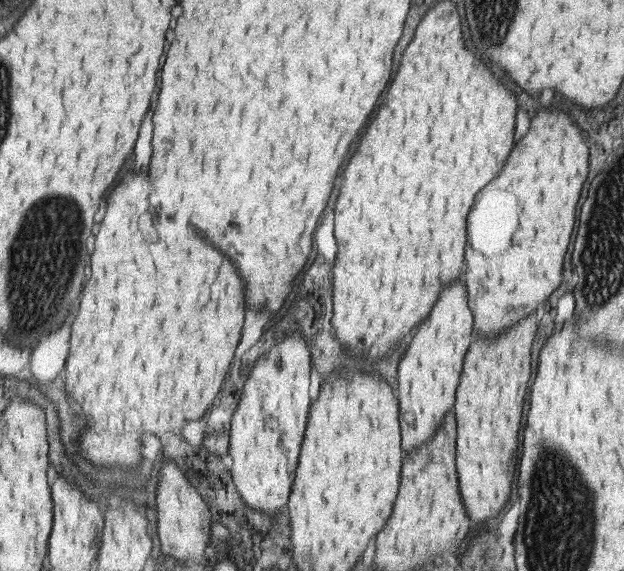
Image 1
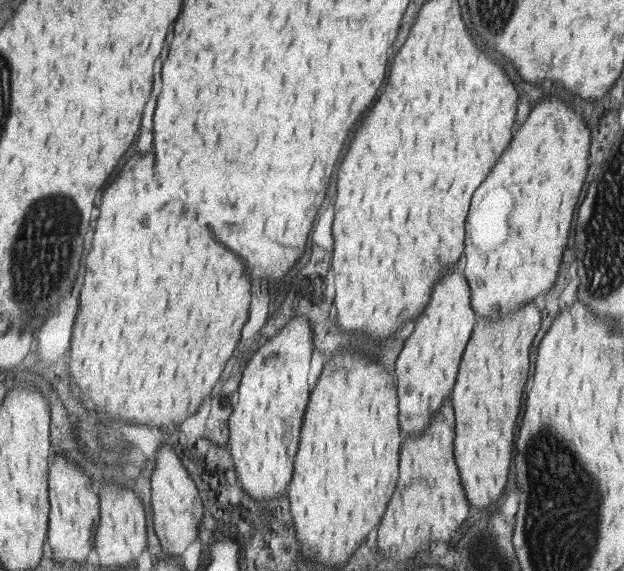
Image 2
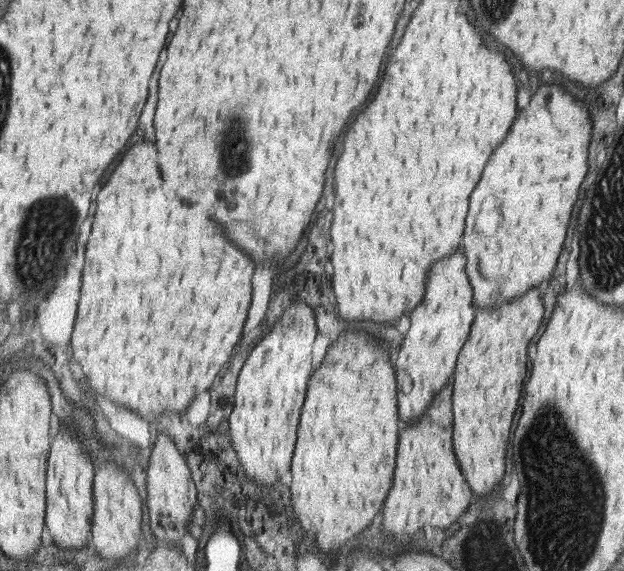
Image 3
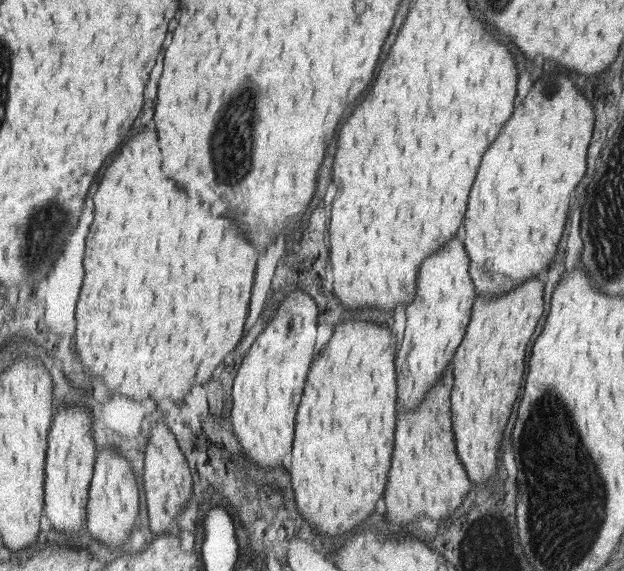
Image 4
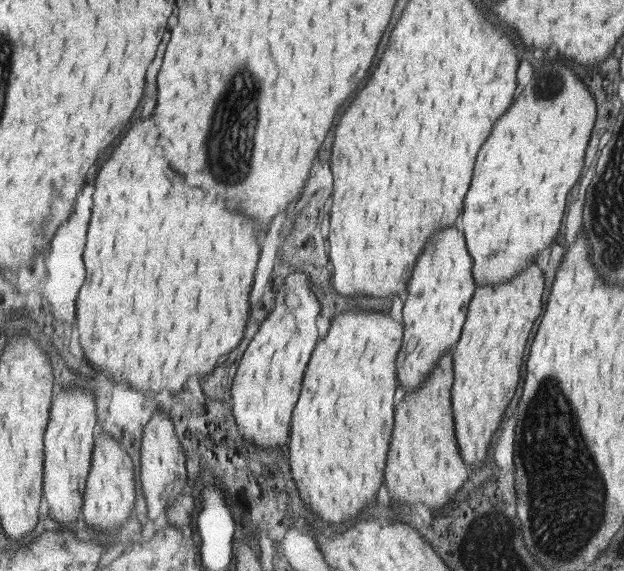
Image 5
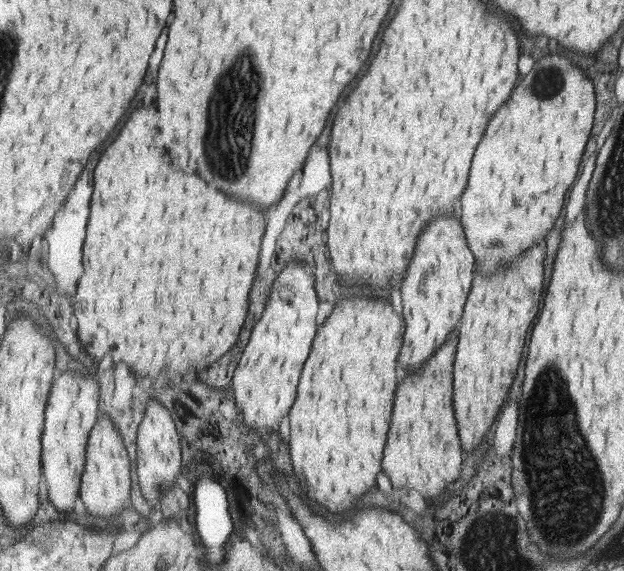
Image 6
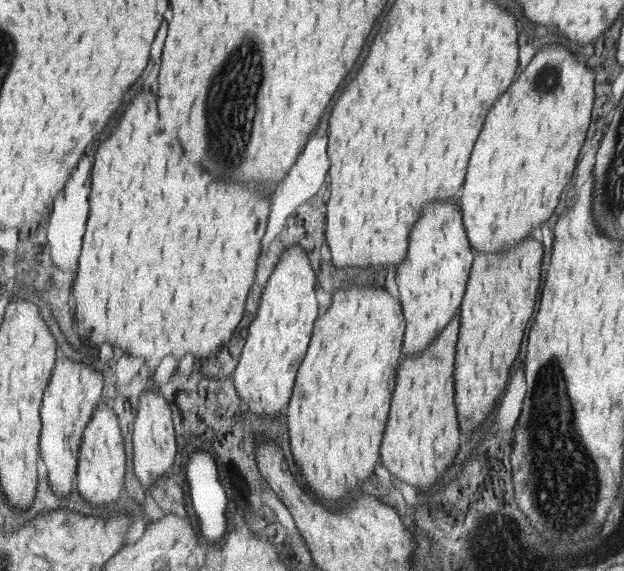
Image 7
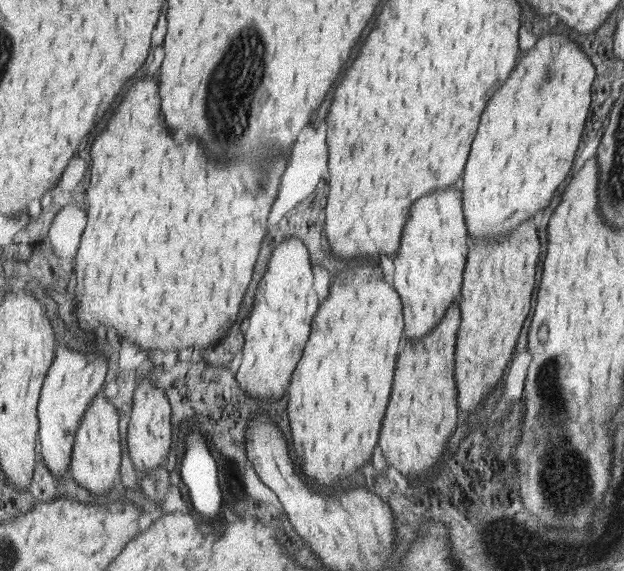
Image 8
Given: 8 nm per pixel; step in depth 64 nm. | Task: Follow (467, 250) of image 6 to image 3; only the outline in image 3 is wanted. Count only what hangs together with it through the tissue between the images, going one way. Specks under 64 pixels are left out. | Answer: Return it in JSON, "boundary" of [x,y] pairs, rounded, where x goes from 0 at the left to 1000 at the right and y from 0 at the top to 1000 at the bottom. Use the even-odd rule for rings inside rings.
{"boundary":[[[740,431],[723,448],[707,452],[692,464],[686,492],[681,490],[681,522],[659,546],[657,574],[647,588],[638,620],[633,660],[639,662],[639,716],[644,743],[671,736],[707,683],[728,664],[739,609],[748,599],[761,564],[760,503],[748,485],[748,452]]]}

